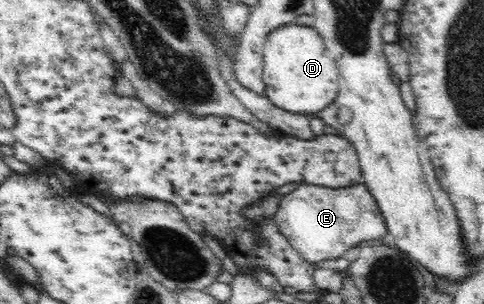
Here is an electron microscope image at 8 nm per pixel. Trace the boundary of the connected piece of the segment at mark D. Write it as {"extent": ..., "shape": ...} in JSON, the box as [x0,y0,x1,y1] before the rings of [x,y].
{"extent":[263,25,338,115],"shape":[[[283,25],[273,29],[264,44],[263,82],[266,96],[274,106],[297,115],[325,110],[338,92],[338,68],[335,56],[325,47],[315,27]]]}

